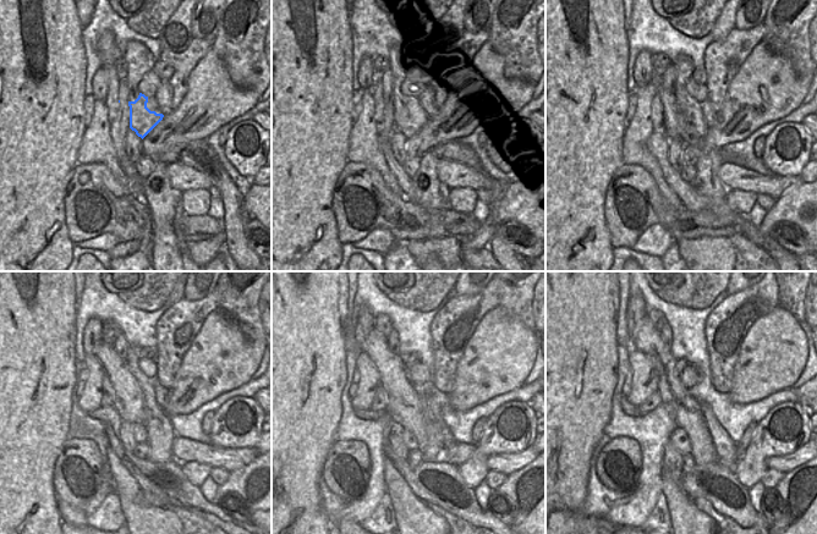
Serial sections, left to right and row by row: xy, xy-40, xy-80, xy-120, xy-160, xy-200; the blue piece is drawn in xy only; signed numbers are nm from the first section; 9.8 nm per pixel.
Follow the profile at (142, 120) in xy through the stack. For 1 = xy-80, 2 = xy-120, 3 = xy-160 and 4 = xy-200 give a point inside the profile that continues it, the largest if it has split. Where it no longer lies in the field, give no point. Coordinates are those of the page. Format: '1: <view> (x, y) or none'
1: xy-80 (695, 131)
2: xy-120 (153, 409)
3: xy-160 (431, 407)
4: xy-200 (727, 453)

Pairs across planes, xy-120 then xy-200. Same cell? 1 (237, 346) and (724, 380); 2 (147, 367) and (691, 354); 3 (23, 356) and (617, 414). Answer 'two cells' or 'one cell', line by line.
1: two cells
2: two cells
3: two cells

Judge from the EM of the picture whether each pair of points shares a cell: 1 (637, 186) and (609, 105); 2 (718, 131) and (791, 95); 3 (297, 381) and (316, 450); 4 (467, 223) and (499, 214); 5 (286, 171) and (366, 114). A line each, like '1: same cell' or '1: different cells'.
1: different cells
2: same cell
3: same cell
4: different cells
5: different cells

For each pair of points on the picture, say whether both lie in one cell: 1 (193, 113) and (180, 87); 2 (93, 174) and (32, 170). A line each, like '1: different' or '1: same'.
1: different
2: different

